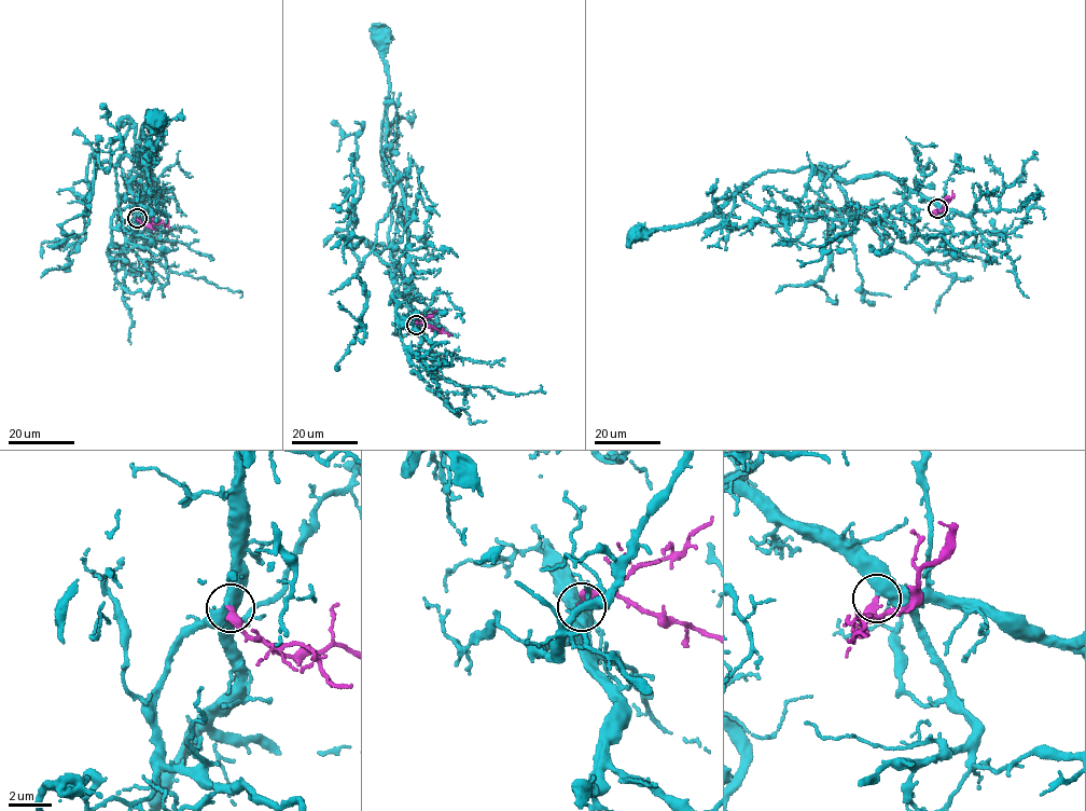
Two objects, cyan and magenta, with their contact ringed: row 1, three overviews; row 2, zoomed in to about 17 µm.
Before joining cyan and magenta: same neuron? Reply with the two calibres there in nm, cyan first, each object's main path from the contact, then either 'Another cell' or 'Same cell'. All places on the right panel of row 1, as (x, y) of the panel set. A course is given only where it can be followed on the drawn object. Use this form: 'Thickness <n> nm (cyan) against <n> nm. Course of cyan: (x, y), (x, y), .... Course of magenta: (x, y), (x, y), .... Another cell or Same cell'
Thickness 380 nm (cyan) against 360 nm. Course of cyan: (937, 208), (886, 175), (839, 180), (809, 165), (762, 173), (712, 211), (692, 221), (637, 232). Course of magenta: (937, 208), (938, 211), (943, 208), (952, 191). Same cell

